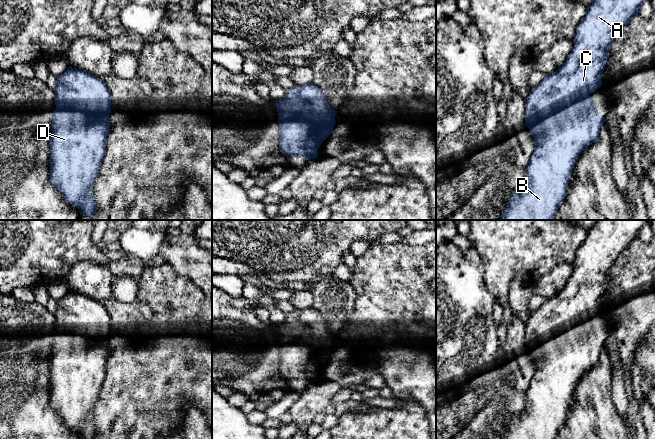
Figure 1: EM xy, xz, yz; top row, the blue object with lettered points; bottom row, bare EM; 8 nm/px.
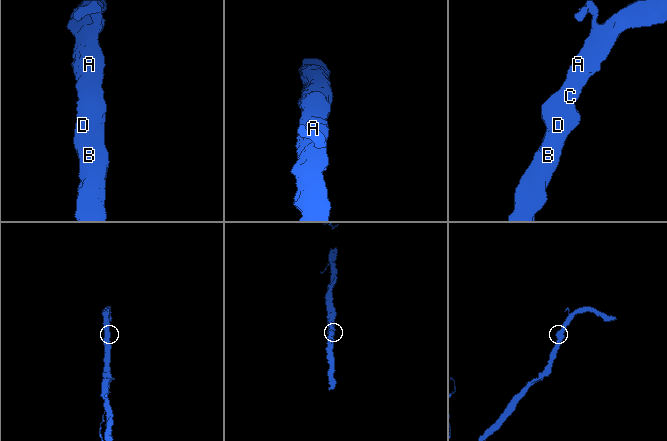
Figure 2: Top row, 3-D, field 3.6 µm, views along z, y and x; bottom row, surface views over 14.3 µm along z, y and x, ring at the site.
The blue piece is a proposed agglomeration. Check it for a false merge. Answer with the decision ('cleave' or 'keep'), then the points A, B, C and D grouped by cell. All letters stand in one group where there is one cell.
keep; A B C D

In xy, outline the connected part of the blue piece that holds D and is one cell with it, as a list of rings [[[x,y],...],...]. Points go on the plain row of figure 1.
[[[72,291],[57,301],[54,317],[56,333],[53,335],[50,358],[50,405],[68,427],[75,429],[85,439],[93,439],[97,436],[97,430],[92,412],[106,374],[111,319],[104,304]]]

